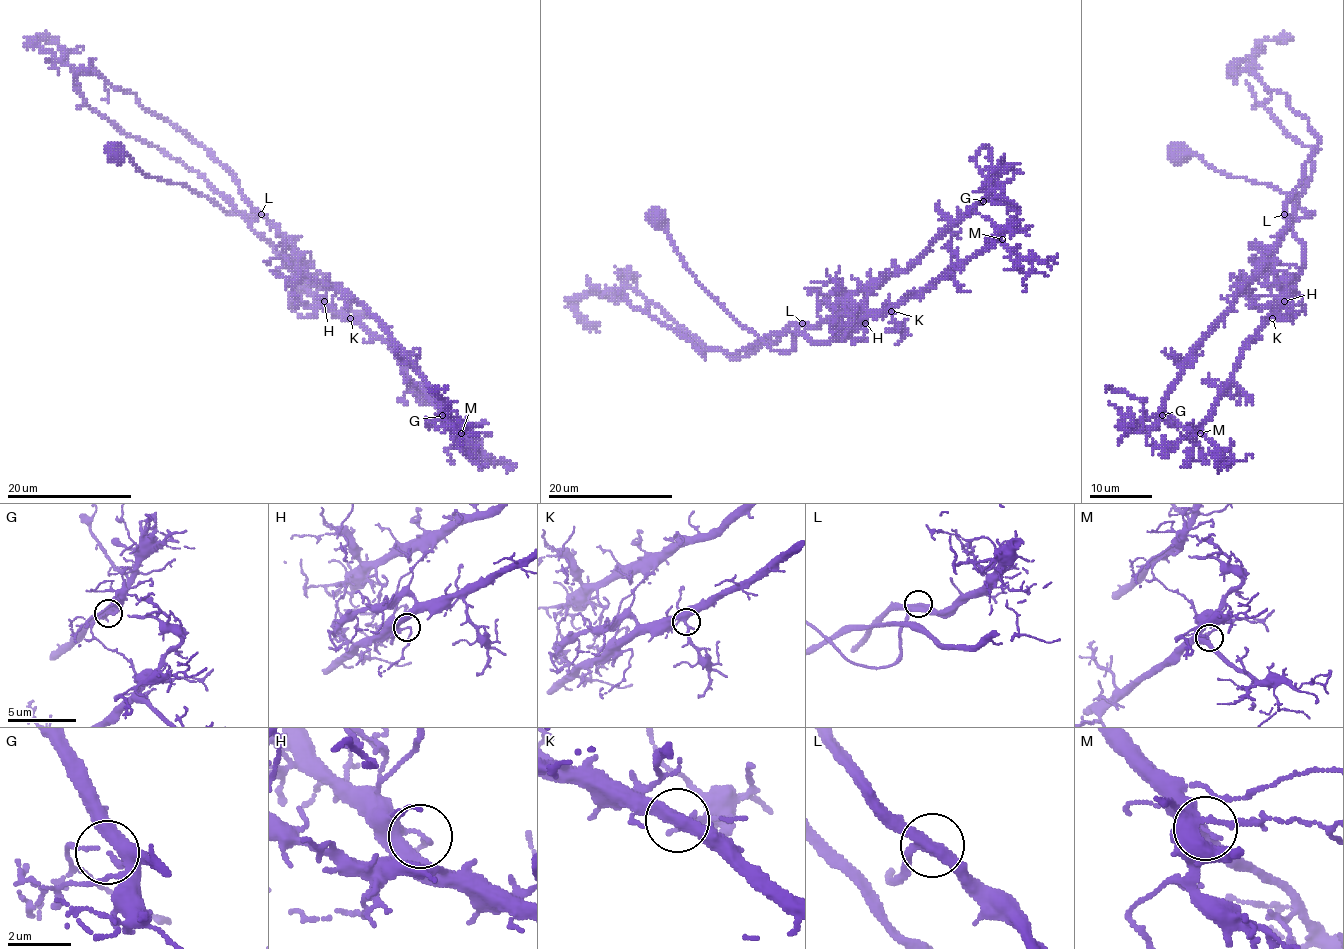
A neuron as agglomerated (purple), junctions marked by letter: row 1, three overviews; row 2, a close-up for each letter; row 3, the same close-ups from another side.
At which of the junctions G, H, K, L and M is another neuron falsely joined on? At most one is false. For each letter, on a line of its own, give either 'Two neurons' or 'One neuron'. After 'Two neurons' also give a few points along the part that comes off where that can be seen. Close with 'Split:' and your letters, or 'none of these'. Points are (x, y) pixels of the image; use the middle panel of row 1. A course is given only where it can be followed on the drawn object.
G: Two neurons. Course of the part to remove: (983, 202), (975, 209), (997, 231), (980, 252), (830, 342), (774, 332), (734, 353), (698, 350), (614, 286)
H: One neuron
K: One neuron
L: One neuron
M: One neuron
Split: G

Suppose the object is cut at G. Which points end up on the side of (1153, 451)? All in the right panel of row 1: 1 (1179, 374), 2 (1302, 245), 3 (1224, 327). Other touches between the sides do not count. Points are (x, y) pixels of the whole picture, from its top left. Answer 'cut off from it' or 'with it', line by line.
1: cut off from it
2: with it
3: cut off from it

